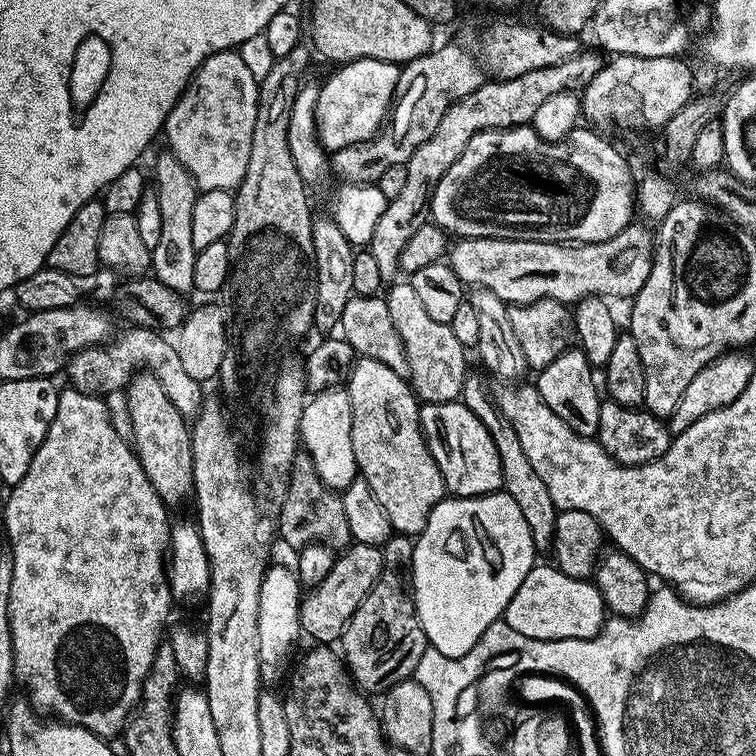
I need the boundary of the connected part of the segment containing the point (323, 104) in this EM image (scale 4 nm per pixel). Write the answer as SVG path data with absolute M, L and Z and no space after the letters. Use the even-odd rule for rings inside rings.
M374 58L341 64L320 84L316 107L316 137L329 153L371 140L384 127L398 95L401 65Z

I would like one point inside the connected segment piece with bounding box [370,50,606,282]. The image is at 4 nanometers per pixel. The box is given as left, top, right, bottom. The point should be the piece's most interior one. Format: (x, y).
(510, 103)

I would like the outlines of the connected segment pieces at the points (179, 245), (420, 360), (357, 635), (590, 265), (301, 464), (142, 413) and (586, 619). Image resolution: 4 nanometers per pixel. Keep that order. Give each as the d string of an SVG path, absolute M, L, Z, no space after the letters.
M164 150L152 164L150 184L162 213L162 231L158 237L158 246L151 249L151 275L162 281L170 290L181 294L191 293L194 289L194 262L197 253L194 250L194 233L190 231L194 226L194 202L198 195L196 183L190 170L186 170L186 166L178 162L176 155L171 150Z
M393 283L387 289L386 299L390 318L394 318L394 330L398 330L398 336L402 338L402 346L406 350L407 379L413 392L421 401L430 404L460 400L464 394L464 379L470 375L468 360L464 357L464 344L454 338L454 330L450 330L448 324L430 318L430 313L422 307L422 301L418 299L412 283L400 283Z
M393 534L382 547L382 574L378 582L374 582L370 594L362 598L358 610L354 610L354 614L348 619L338 641L347 671L355 687L364 694L383 694L390 686L409 679L415 673L412 671L421 667L422 654L430 646L422 630L422 622L416 616L416 603L412 601L410 584L406 579L412 566L413 537Z
M633 222L614 238L593 244L469 236L449 247L446 262L463 284L494 290L509 306L538 300L557 300L572 306L588 296L636 297L638 290L646 286L646 278L650 278L653 247L653 229L647 223Z
M298 450L292 459L284 486L286 490L280 510L276 514L277 535L293 550L308 544L321 543L333 550L342 550L353 541L350 526L347 525L346 510L343 509L341 495L325 486L311 461L308 452Z
M137 371L126 391L132 426L130 443L146 470L146 478L150 478L154 490L158 490L165 504L180 504L187 496L189 499L193 495L192 433L189 423L178 406L166 398L166 390L162 390L162 382L158 382L153 372Z
M537 563L522 578L522 586L506 606L502 619L518 634L535 640L565 640L566 638L594 638L604 625L606 609L602 594L591 579L570 578L551 563Z

